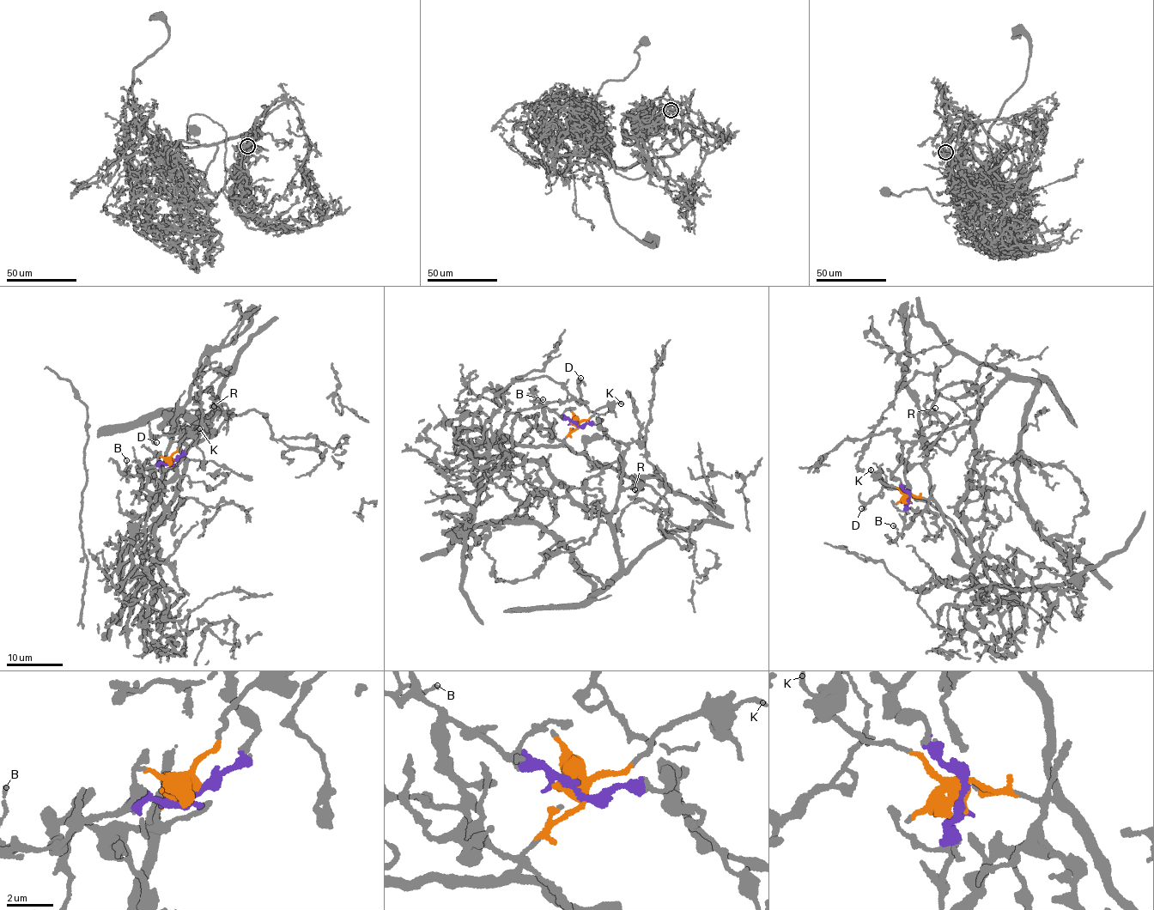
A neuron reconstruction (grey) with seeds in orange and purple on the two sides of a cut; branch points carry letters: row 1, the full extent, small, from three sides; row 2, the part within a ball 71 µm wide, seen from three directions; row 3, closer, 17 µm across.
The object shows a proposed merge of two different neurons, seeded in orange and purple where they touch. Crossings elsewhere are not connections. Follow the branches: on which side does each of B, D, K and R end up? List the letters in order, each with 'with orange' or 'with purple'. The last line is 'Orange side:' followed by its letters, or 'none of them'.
B: with purple
D: with purple
K: with orange
R: with purple
Orange side: K

